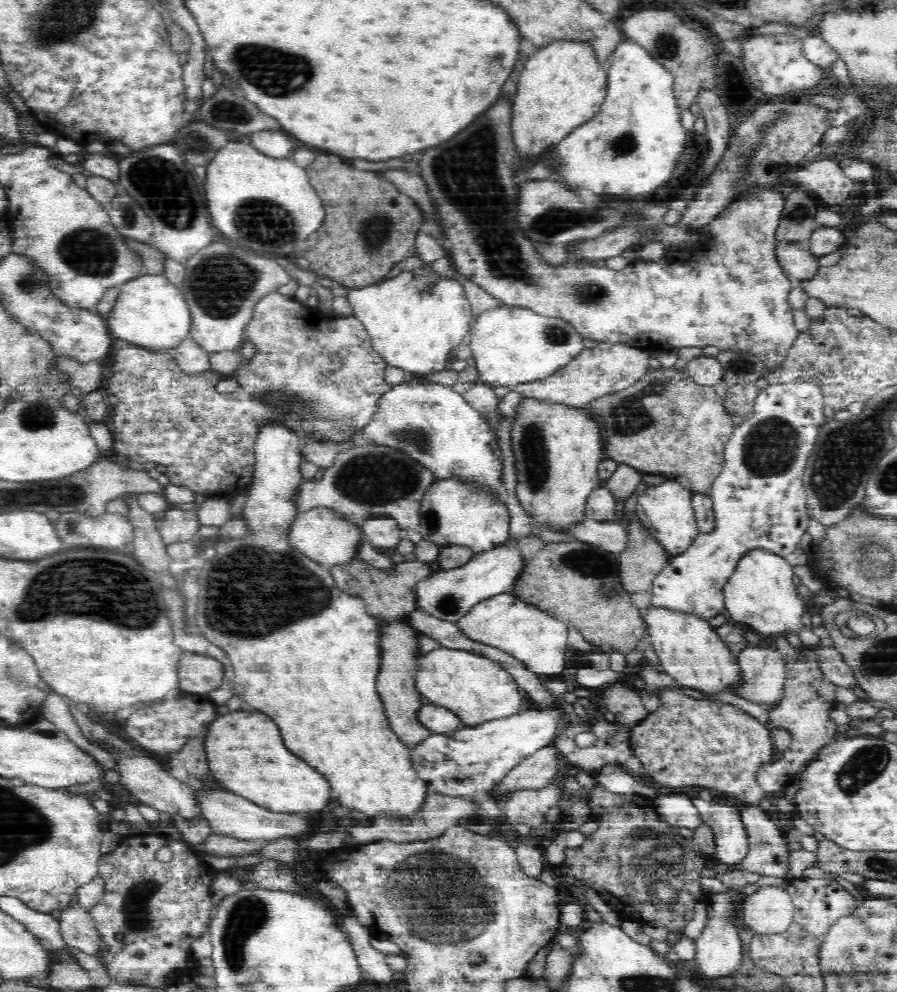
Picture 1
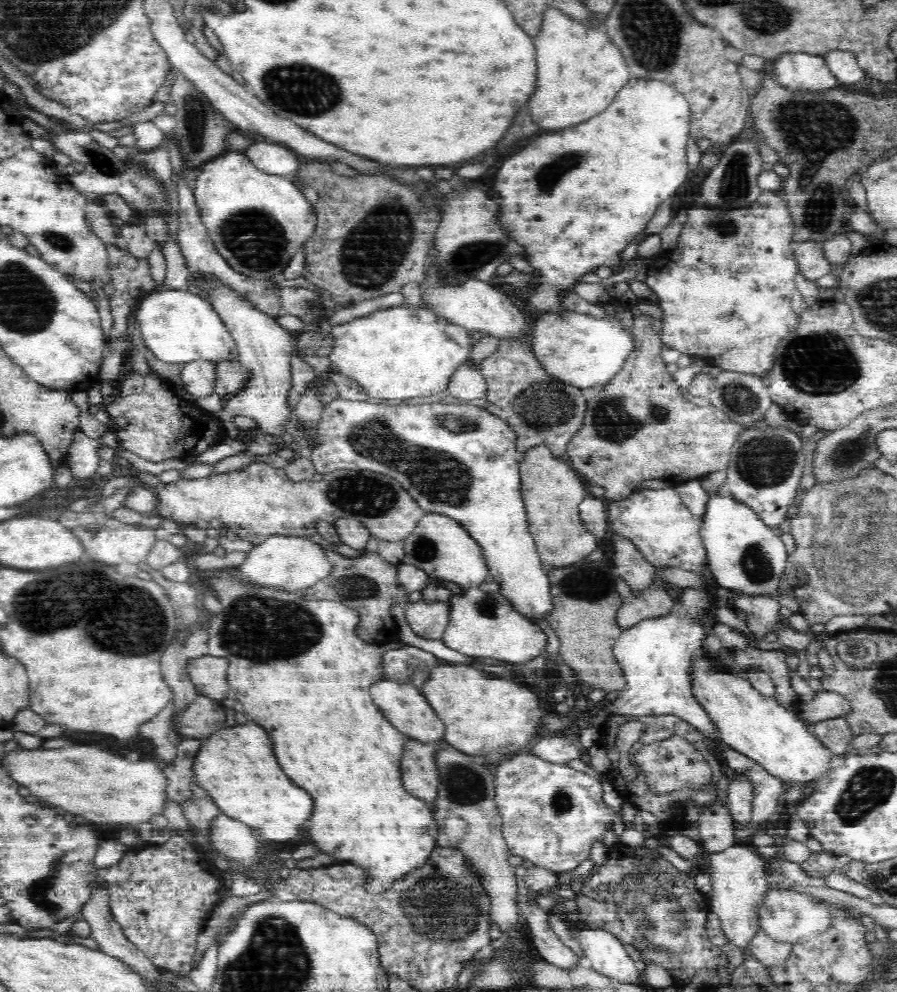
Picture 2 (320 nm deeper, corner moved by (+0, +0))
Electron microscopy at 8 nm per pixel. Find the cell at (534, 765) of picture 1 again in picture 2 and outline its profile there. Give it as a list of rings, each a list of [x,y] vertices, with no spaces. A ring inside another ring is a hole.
[[[568,737],[538,739],[526,751],[552,764],[566,764],[570,760],[578,760],[583,754],[576,742]]]

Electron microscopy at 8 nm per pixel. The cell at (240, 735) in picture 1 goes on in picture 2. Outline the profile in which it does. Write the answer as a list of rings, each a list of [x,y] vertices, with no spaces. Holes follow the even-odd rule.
[[[248,720],[244,724],[227,726],[202,740],[193,760],[193,771],[194,786],[202,792],[207,792],[222,813],[252,828],[259,840],[264,838],[261,841],[293,840],[296,836],[300,836],[300,828],[304,828],[304,824],[308,824],[308,818],[312,816],[314,800],[310,792],[300,788],[284,774],[284,770],[278,766],[278,760],[274,756],[272,740],[268,732],[256,722]]]

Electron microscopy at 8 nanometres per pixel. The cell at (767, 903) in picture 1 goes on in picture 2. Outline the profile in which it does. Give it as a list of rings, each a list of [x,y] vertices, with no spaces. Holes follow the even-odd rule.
[[[760,926],[757,934],[750,939],[748,951],[762,964],[777,964],[791,952],[793,943],[789,940],[778,940],[770,937],[766,929]]]

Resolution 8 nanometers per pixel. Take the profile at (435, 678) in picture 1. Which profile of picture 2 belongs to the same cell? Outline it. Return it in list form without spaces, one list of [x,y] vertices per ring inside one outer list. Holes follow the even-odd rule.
[[[440,663],[430,669],[428,680],[422,684],[419,690],[439,719],[447,725],[444,741],[469,757],[484,749],[496,748],[504,742],[514,744],[521,753],[536,741],[534,734],[542,714],[538,696],[528,688],[528,685],[511,681],[506,674],[502,674],[502,676],[490,674],[466,665],[466,663]]]

